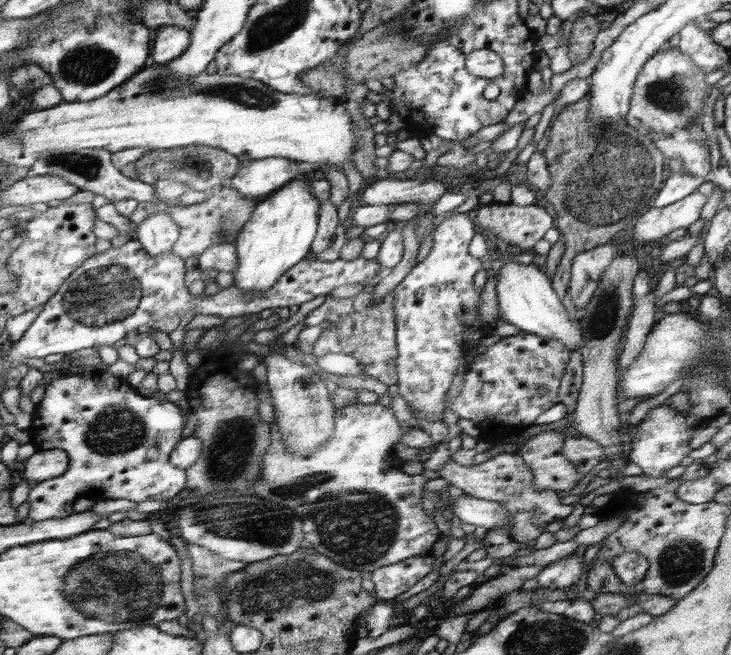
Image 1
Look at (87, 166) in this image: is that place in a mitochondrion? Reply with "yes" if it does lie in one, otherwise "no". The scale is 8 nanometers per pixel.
yes

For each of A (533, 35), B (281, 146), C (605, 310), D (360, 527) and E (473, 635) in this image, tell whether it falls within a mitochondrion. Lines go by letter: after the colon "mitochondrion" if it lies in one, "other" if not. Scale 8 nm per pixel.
A: other
B: other
C: mitochondrion
D: mitochondrion
E: other

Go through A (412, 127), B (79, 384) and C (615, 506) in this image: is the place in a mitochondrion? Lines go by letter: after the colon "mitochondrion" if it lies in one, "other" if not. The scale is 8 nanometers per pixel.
A: other
B: other
C: other

